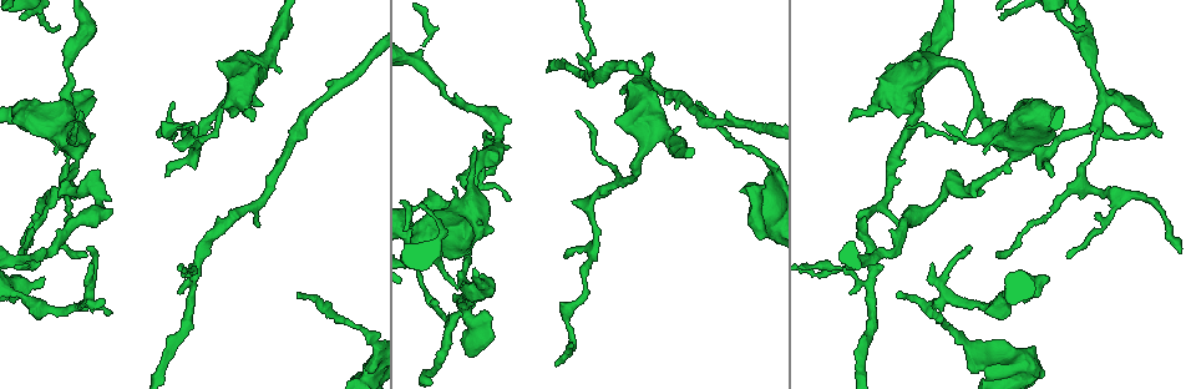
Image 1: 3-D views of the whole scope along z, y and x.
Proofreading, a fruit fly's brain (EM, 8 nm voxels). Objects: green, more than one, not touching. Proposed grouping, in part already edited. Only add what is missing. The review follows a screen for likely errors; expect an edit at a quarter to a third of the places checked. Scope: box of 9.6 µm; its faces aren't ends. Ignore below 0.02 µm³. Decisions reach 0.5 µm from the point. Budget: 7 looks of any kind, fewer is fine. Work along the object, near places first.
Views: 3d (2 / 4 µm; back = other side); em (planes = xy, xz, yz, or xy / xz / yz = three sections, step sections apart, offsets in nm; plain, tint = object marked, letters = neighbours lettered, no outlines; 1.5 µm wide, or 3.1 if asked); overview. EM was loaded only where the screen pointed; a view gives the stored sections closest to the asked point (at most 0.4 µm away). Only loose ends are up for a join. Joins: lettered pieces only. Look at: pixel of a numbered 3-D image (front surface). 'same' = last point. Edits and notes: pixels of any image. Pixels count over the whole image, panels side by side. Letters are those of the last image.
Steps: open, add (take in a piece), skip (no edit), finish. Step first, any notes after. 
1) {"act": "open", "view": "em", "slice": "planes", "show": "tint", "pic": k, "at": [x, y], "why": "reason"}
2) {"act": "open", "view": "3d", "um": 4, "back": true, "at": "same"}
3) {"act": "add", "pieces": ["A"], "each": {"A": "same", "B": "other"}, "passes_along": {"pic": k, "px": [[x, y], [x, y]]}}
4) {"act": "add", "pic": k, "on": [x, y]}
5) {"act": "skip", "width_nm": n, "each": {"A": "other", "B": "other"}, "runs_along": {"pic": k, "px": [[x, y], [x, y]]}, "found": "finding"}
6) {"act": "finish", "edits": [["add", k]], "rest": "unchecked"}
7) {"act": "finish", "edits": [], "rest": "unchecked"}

{"act": "open", "view": "em", "slice": "xy", "step": 8, "show": "letters", "pic": 1, "at": [179, 291], "why": "branch stops here"}

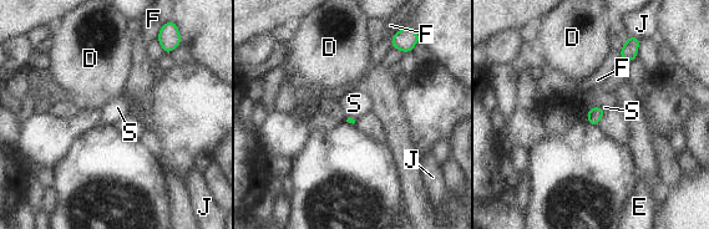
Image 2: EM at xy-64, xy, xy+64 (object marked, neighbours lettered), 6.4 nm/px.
{"act": "skip", "each": {"D": "other", "E": "other", "F": "other", "J": "other", "S": "other"}, "border": {"pic": 2, "px": [[590, 107], [604, 110]]}, "found": "none of them fits"}

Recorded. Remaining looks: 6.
{"act": "open", "view": "em", "slice": "planes", "show": "letters", "pic": 1, "at": [300, 292], "why": "long arm stops here"}

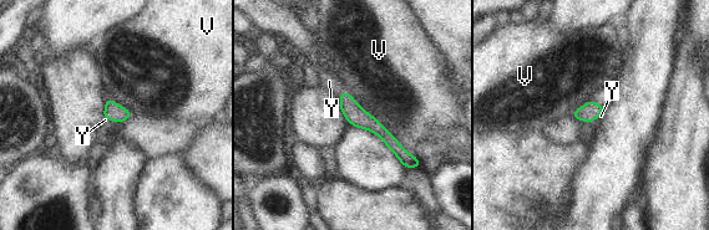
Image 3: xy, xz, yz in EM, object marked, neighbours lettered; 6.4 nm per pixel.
{"act": "add", "pieces": ["Y"], "width_nm": 110, "each": {"V": "other", "Y": "same"}, "passes_along": {"pic": 3, "px": [[353, 112], [340, 95], [329, 81]]}, "found": "the neuron continues"}

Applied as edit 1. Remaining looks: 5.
{"act": "open", "view": "overview"}

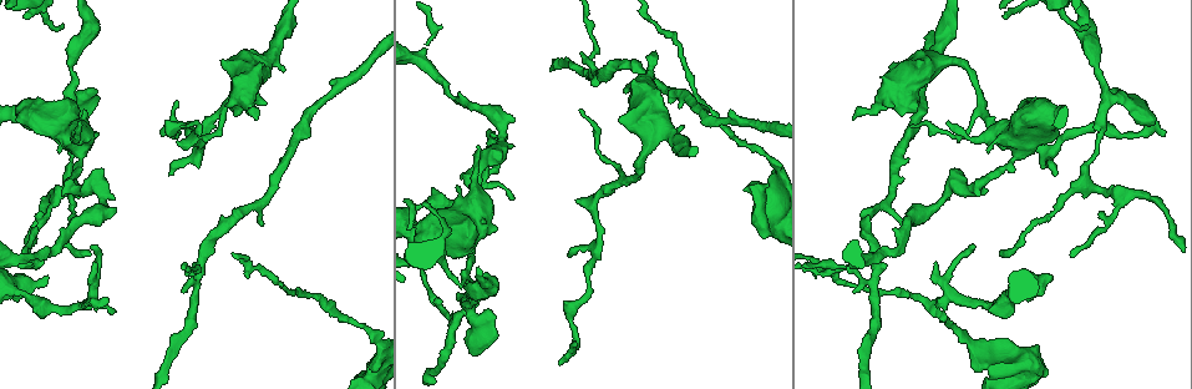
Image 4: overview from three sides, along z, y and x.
{"act": "open", "view": "em", "slice": "planes", "show": "letters", "pic": 4, "at": [900, 225], "why": "free end"}

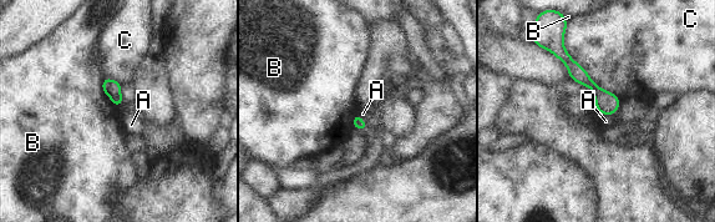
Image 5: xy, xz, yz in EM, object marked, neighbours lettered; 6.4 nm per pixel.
{"act": "skip", "longest_contact_nm": ["C", 600], "each": {"A": "other", "B": "other", "C": "other"}, "found": "no lettered piece goes on from it"}

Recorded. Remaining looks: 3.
{"act": "finish", "edits": [["add", 3]], "rest": "unchecked"}

